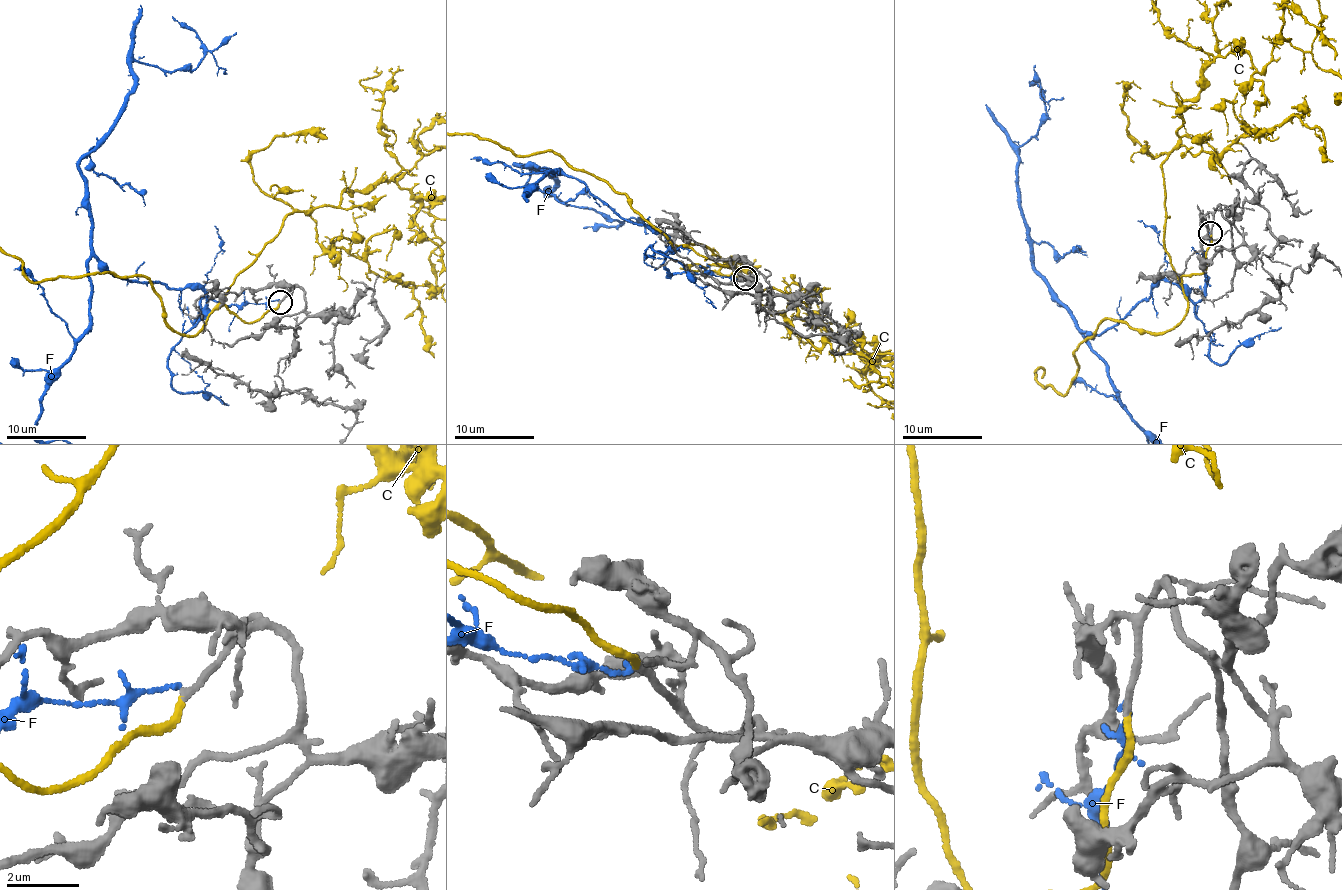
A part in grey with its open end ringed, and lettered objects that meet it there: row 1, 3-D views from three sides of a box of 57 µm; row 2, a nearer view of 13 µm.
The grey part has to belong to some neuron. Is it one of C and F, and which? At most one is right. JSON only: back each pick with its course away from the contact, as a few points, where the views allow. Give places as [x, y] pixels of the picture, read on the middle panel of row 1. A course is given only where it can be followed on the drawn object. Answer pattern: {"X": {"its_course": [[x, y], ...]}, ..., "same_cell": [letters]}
{"same_cell": ["C"]}

